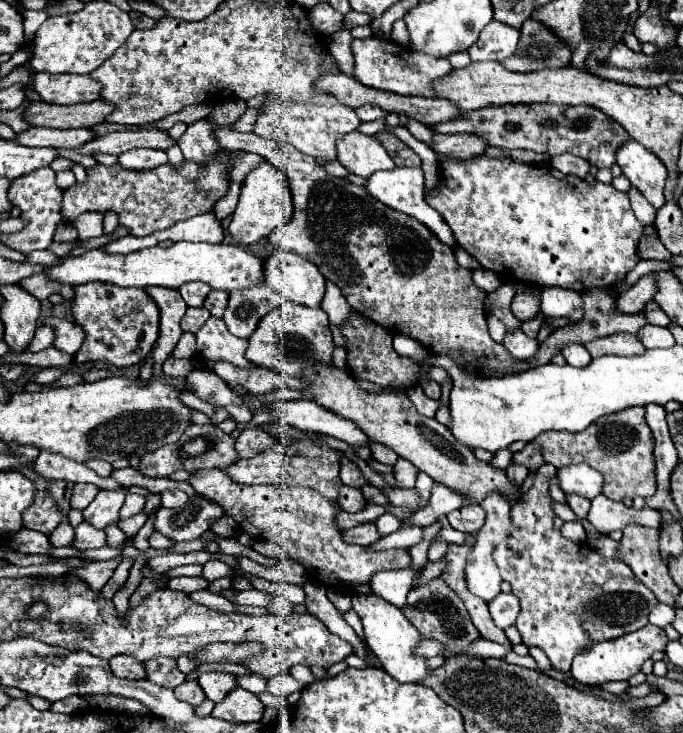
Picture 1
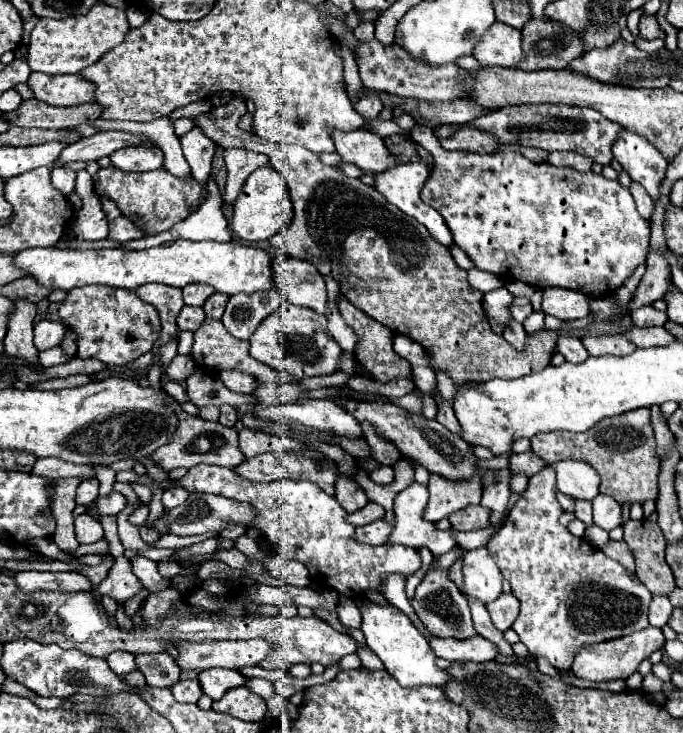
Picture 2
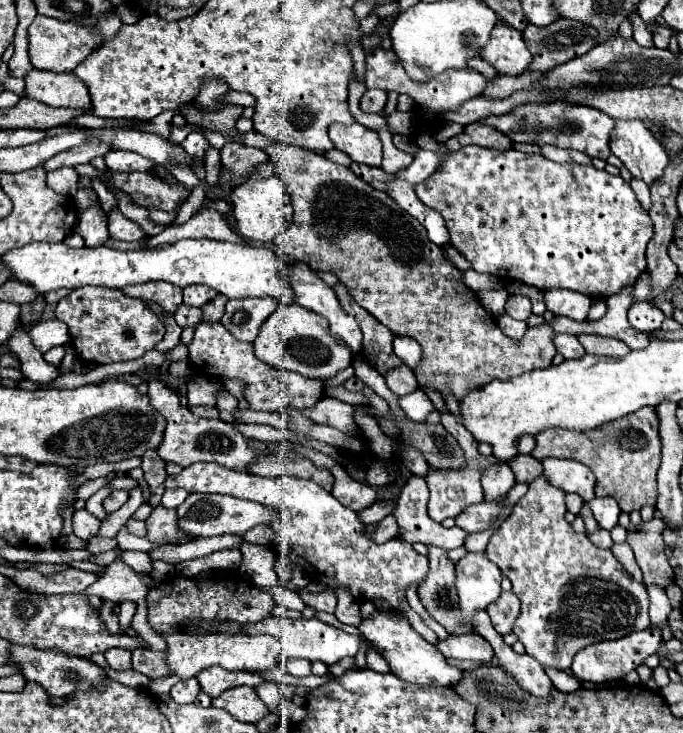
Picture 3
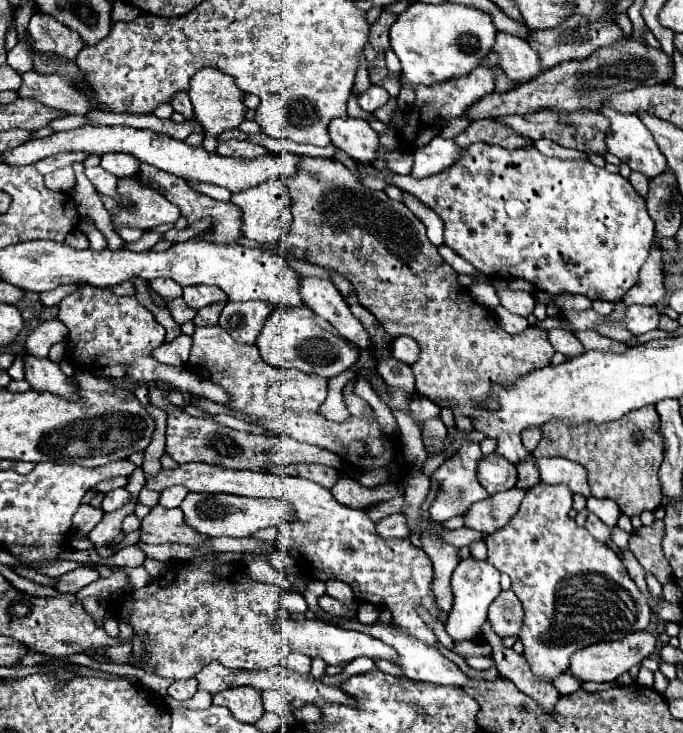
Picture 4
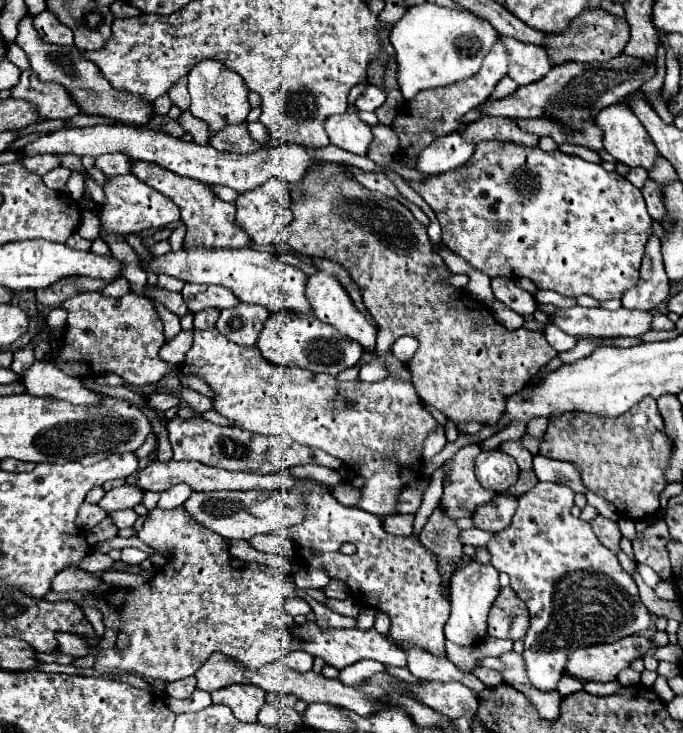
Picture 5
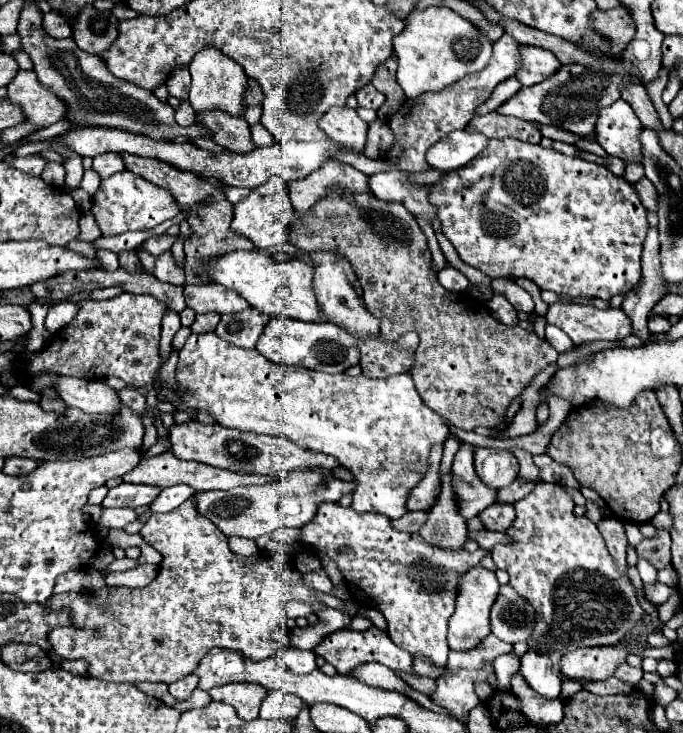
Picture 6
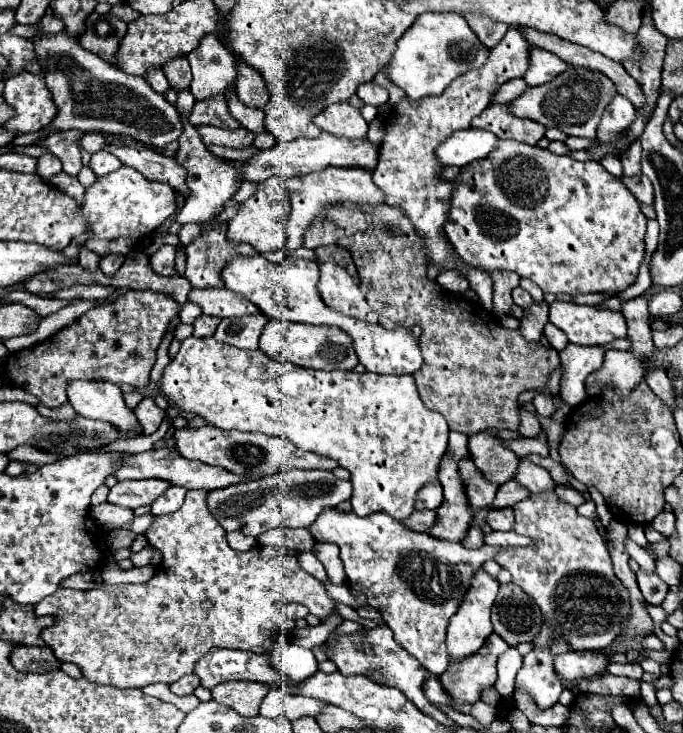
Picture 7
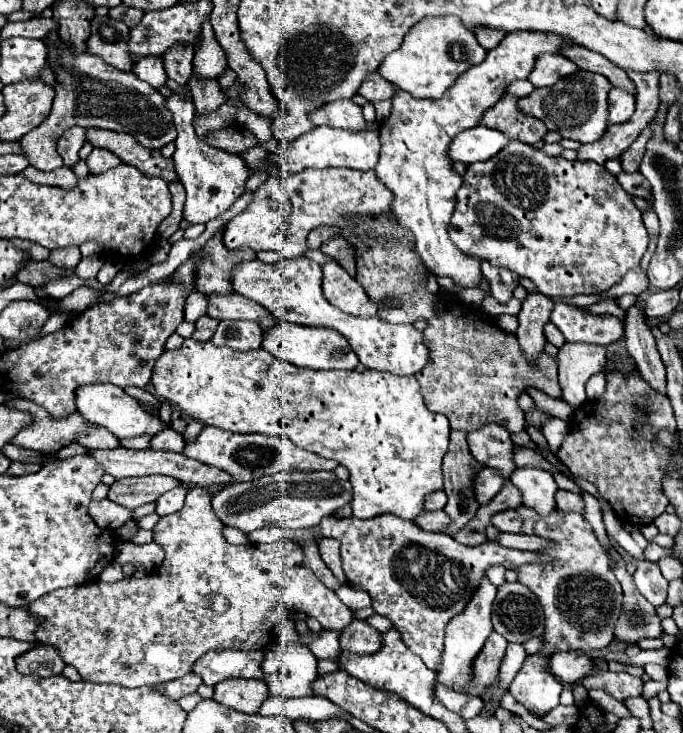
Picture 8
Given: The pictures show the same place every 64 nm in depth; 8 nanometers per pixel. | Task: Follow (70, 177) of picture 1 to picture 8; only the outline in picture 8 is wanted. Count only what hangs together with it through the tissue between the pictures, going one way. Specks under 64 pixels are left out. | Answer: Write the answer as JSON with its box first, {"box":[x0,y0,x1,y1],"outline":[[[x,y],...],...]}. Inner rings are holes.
{"box":[20,46,176,172],"outline":[[[68,46],[60,52],[62,70],[56,74],[56,98],[50,116],[36,126],[32,132],[20,138],[22,154],[28,156],[28,162],[42,172],[50,172],[62,166],[62,156],[56,150],[56,140],[70,126],[82,128],[106,128],[116,132],[128,132],[134,140],[146,148],[162,148],[176,138],[176,128],[172,116],[164,106],[164,96],[158,94],[148,82],[142,82],[132,72],[116,72],[106,62],[98,60],[92,54],[74,56]]]}

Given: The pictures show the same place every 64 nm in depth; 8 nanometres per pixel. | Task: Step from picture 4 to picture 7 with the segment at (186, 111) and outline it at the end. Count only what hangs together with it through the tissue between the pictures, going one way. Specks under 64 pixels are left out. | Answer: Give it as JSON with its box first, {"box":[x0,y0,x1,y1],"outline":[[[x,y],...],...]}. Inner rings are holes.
{"box":[164,56,192,90],"outline":[[[176,56],[176,60],[168,60],[168,64],[164,64],[164,74],[174,90],[182,90],[184,82],[192,80],[188,56]]]}

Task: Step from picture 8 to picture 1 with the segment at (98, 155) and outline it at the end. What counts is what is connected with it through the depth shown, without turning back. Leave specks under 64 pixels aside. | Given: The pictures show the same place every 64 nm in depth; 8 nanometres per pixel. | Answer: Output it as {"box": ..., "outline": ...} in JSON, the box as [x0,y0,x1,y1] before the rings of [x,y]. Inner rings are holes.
{"box":[118,148,168,170],"outline":[[[134,148],[134,150],[118,154],[118,164],[128,170],[152,170],[152,168],[158,168],[166,162],[168,162],[168,158],[166,158],[164,150]]]}

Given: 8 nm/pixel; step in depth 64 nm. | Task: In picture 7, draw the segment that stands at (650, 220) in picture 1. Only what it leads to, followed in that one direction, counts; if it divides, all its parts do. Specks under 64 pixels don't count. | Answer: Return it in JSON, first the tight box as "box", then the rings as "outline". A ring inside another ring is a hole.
{"box":[620,140,642,176],"outline":[[[636,140],[620,156],[620,162],[624,166],[624,176],[636,176],[636,174],[640,174],[640,156],[642,156],[642,144],[640,144],[640,140]]]}

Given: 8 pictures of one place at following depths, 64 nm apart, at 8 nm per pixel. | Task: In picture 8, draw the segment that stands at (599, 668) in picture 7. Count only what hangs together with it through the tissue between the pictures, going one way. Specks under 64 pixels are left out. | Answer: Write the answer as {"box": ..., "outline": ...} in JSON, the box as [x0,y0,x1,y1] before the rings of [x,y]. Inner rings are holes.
{"box":[548,652,594,684],"outline":[[[556,652],[550,656],[548,660],[548,668],[550,672],[560,678],[564,684],[576,684],[578,680],[582,680],[584,676],[588,676],[588,672],[592,670],[594,660],[584,654],[584,652]]]}

